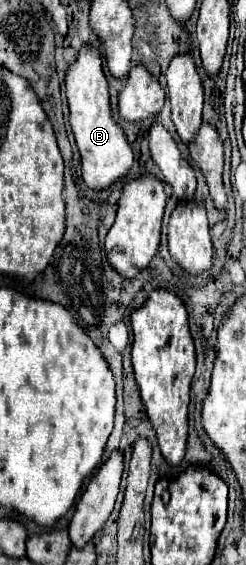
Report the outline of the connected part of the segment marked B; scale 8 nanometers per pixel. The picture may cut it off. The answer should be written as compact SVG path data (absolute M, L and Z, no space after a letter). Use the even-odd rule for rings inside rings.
M83 48L77 60L67 68L67 102L71 114L69 124L81 154L83 180L91 190L97 192L107 190L117 180L129 174L133 166L133 152L123 134L123 128L111 116L107 78L103 74L103 62L99 50Z

